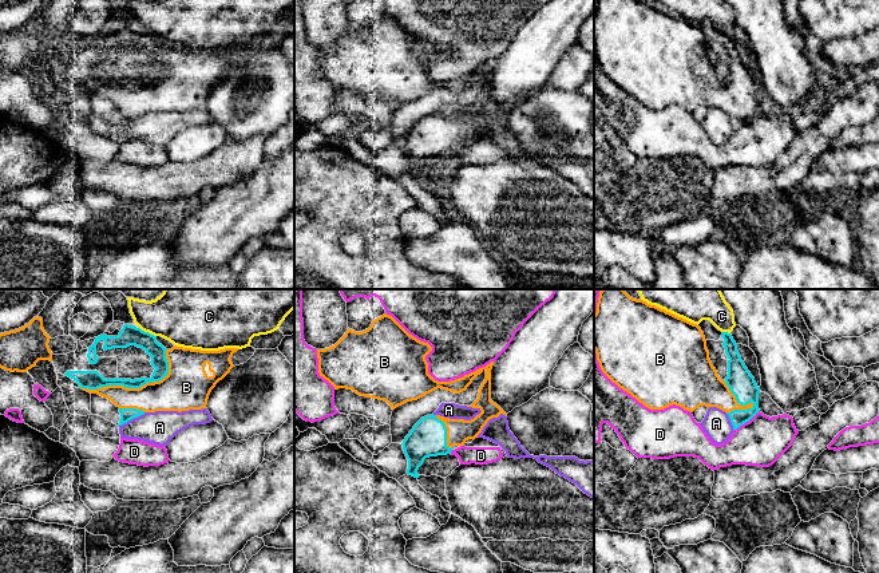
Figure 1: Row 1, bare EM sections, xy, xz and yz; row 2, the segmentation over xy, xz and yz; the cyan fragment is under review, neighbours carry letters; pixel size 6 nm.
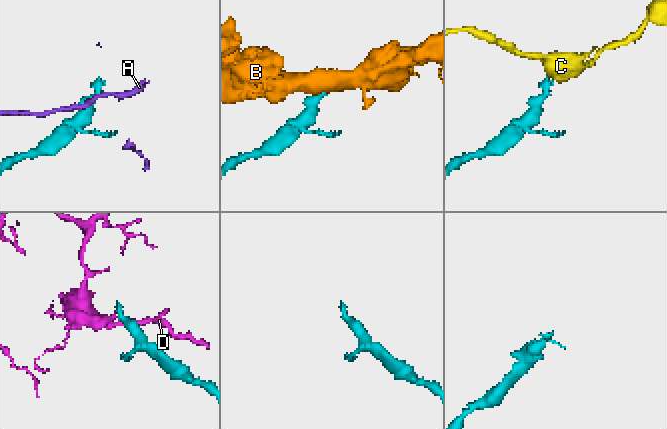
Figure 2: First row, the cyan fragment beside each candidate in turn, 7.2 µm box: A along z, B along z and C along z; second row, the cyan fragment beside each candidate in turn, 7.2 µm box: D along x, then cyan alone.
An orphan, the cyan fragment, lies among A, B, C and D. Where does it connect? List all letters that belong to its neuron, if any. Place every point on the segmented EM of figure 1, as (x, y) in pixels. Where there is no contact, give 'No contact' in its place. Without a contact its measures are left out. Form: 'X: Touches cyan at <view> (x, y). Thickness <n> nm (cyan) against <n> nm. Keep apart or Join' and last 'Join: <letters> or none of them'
A: Touches cyan at xy (131, 418). Thickness 80 nm (cyan) against 200 nm. Keep apart
B: Touches cyan at xy (115, 384). Thickness 110 nm (cyan) against 180 nm. Join
C: Touches cyan at xy (147, 332). Thickness 120 nm (cyan) against 360 nm. Keep apart
D: Touches cyan at yz (747, 421). Thickness 160 nm (cyan) against 280 nm. Keep apart
Join: B

